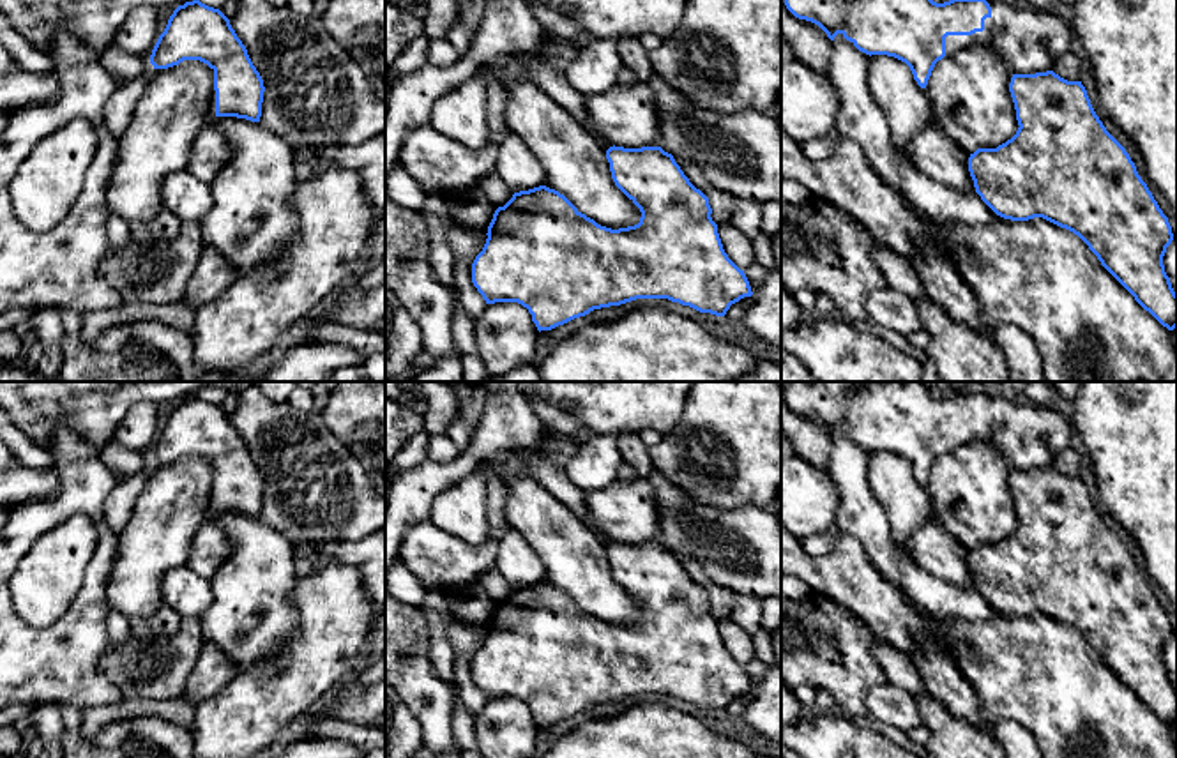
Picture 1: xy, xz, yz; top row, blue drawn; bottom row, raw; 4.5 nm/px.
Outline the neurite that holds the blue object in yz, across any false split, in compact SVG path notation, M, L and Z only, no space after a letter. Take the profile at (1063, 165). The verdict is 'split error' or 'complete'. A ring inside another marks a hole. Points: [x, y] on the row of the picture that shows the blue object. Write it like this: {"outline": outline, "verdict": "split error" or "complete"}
{"outline": "M785 0L785 5L795 18L818 25L831 41L841 34L869 57L905 62L921 88L944 57L974 46L999 53L1013 72L1009 92L1020 127L997 148L970 154L976 193L1004 219L1043 217L1073 231L1145 311L1168 330L1177 327L1177 293L1163 265L1173 240L1168 217L1126 148L1096 115L1082 81L1067 81L1052 71L1053 62L1071 51L1069 23L1048 9L1013 7L1006 0Z", "verdict": "split error"}

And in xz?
{"outline": "M661 147L606 150L615 186L640 208L640 223L611 230L581 214L564 194L546 186L514 193L498 207L488 226L482 251L472 263L472 283L486 304L518 302L528 309L537 330L551 330L594 309L636 299L668 299L700 313L725 316L732 304L751 297L749 281L725 253L709 198L684 175L673 155Z", "verdict": "complete"}

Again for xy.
{"outline": "M193 0L173 11L152 49L150 64L154 69L168 69L184 60L200 60L210 67L209 122L217 117L260 122L263 80L219 9Z", "verdict": "split error"}

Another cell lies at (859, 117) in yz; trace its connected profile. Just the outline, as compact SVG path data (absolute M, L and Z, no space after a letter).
M838 34L829 58L829 78L839 95L834 129L855 140L880 180L923 214L968 226L995 221L997 214L976 191L954 189L919 171L892 145L889 124L868 83L869 55Z

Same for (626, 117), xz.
M647 83L615 85L585 95L583 106L592 127L608 143L624 148L661 147L656 97Z

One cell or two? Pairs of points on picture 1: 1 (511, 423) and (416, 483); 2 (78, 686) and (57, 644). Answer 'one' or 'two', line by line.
1: one
2: one

